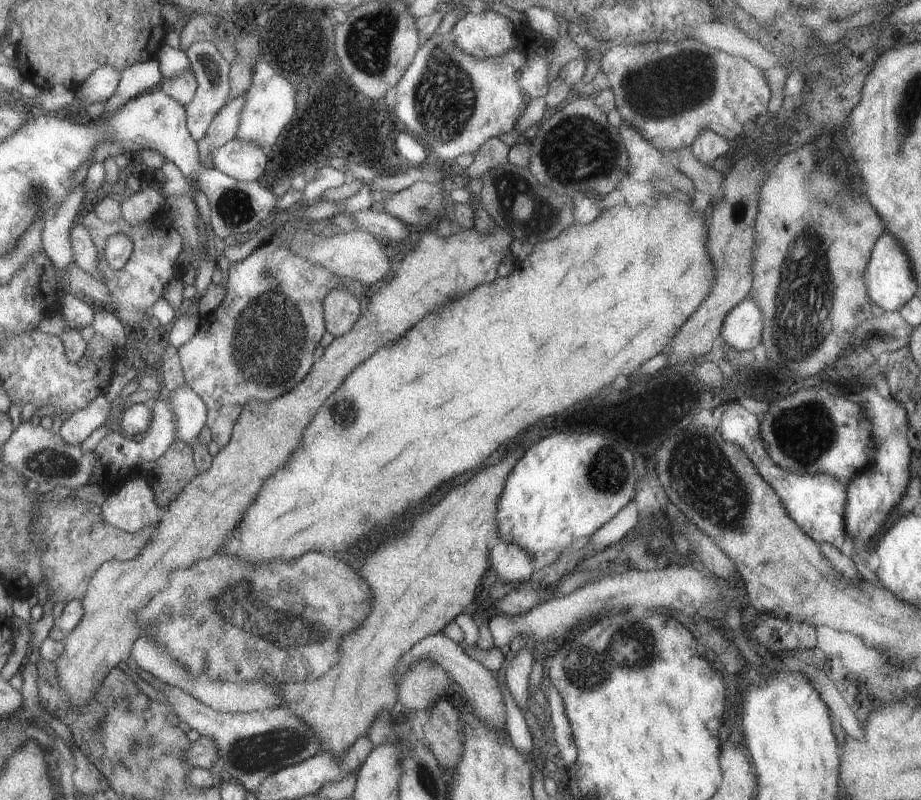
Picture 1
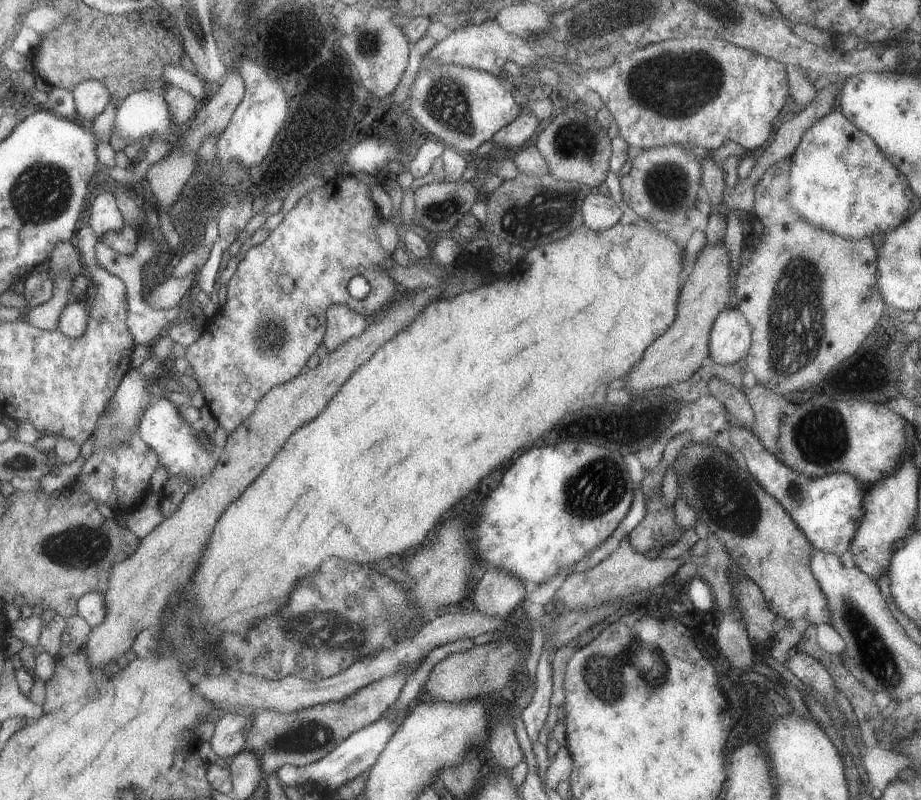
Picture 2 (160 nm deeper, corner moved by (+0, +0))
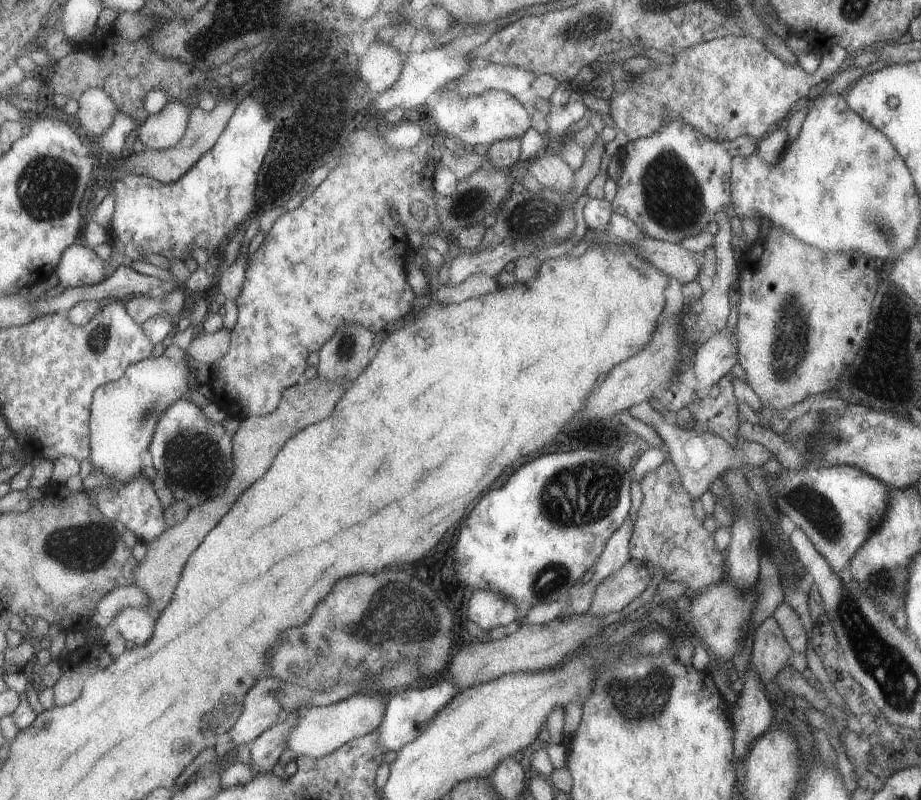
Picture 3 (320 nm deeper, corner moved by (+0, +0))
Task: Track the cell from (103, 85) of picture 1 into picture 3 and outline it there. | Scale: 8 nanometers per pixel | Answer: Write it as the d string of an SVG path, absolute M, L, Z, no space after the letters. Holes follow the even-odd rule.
M95 87L86 89L77 102L78 128L91 139L99 138L112 125L112 118L119 111L113 99Z

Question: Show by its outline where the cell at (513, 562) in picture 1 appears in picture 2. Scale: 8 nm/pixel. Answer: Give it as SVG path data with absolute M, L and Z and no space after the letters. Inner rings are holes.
M487 569L476 584L471 598L475 611L504 619L524 601L523 584L504 572Z

